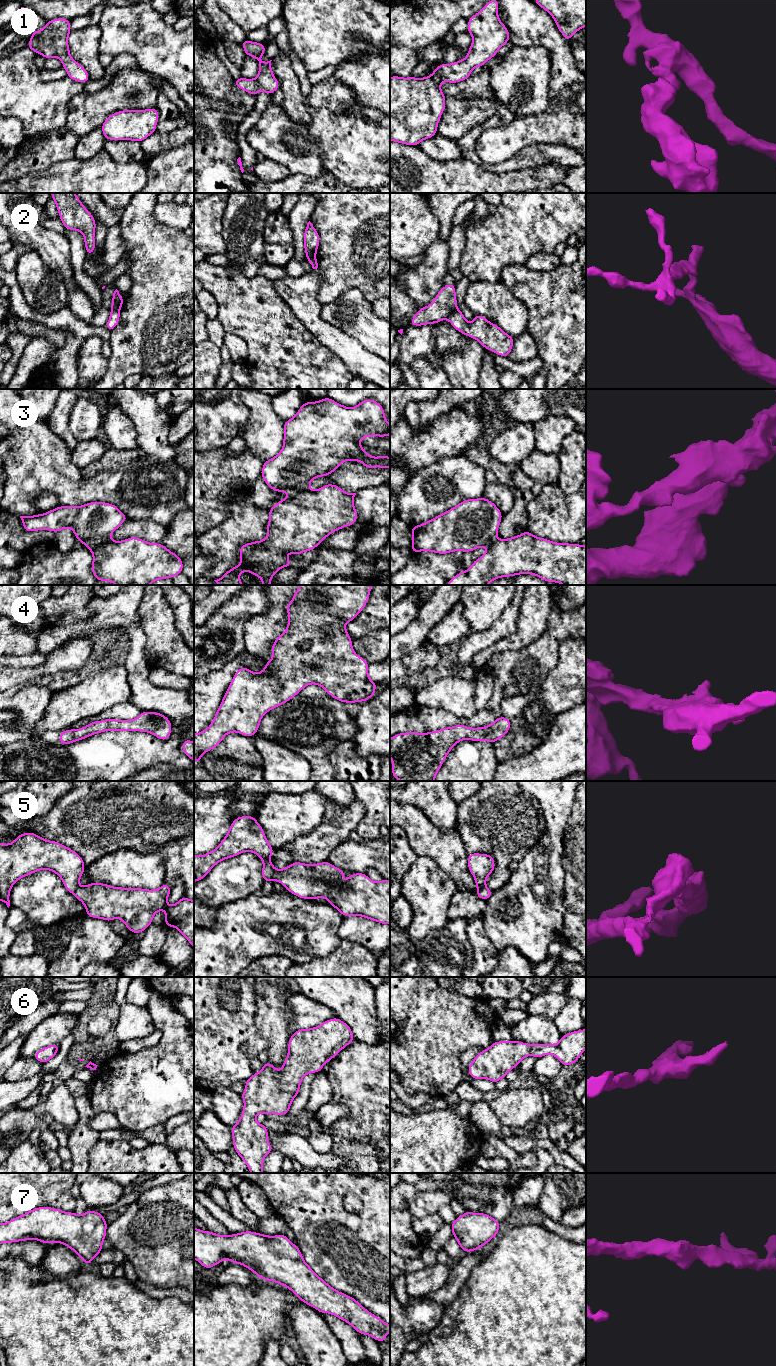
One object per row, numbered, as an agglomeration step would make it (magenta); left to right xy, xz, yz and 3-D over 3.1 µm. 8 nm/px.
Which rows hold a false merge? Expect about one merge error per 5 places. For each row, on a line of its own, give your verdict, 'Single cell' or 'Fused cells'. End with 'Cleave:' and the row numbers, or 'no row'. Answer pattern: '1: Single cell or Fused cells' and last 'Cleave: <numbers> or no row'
1: Single cell
2: Fused cells
3: Fused cells
4: Single cell
5: Fused cells
6: Single cell
7: Single cell
Cleave: 2, 3, 5

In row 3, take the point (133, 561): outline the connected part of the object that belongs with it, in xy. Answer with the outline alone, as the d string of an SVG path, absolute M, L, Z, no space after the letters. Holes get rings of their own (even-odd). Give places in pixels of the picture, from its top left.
M133 536L118 542L109 538L87 547L93 555L91 571L97 581L112 582L115 585L149 585L183 572L182 559L162 543L149 543Z

